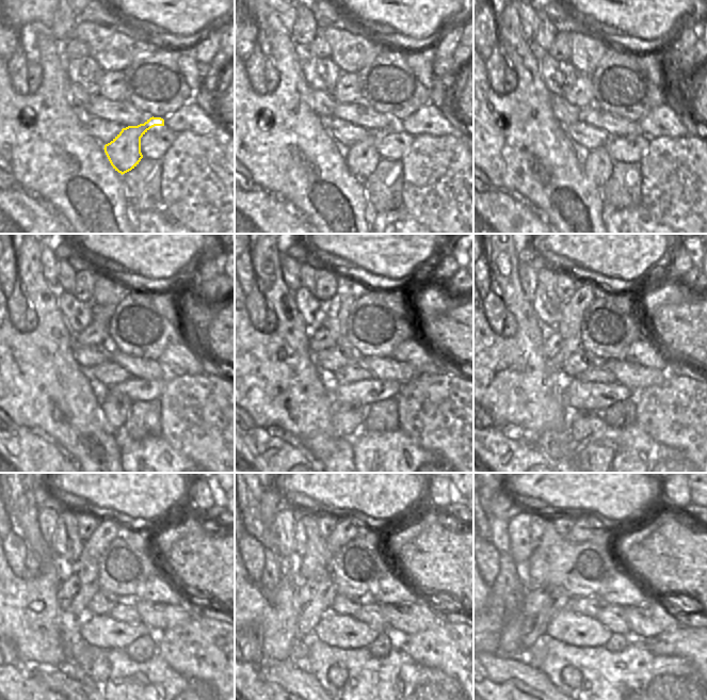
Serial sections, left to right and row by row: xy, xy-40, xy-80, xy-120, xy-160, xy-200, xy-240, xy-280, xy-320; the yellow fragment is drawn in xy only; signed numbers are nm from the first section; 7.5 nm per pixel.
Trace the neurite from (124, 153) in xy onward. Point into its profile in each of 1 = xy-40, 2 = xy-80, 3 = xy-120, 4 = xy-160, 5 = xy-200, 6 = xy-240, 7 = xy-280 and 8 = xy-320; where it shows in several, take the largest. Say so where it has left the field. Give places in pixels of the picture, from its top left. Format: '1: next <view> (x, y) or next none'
1: next xy-40 (362, 158)
2: next xy-80 (597, 165)
3: next xy-120 (114, 408)
4: next xy-160 (347, 420)
5: next xy-200 (580, 425)
6: next xy-240 (99, 672)
7: next xy-280 (337, 675)
8: next xy-320 (572, 677)

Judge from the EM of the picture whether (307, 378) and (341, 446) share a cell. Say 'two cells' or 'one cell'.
one cell

